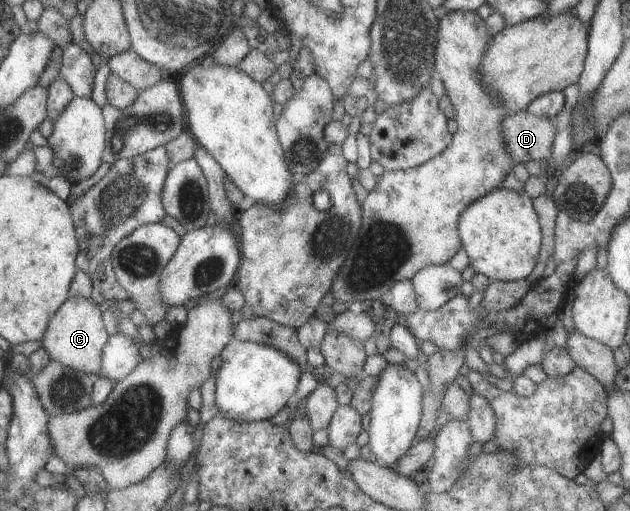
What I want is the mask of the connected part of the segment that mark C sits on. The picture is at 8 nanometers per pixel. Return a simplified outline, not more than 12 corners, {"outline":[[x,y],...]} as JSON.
{"outline":[[71,296],[41,347],[99,377],[110,335],[92,298]]}

